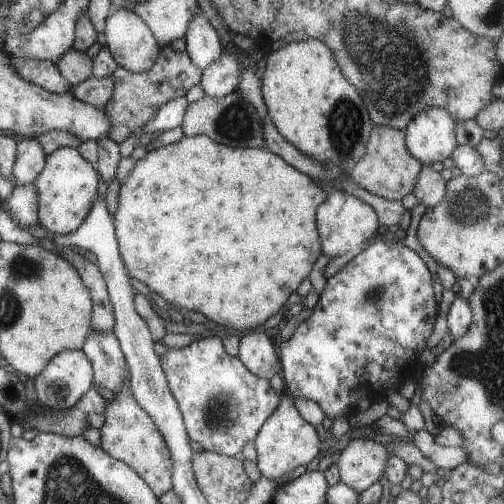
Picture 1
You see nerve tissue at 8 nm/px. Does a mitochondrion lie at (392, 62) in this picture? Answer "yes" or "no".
yes

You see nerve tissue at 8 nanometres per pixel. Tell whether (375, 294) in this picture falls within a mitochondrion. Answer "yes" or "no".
yes

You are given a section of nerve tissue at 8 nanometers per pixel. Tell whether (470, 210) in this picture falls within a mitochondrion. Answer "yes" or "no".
yes

